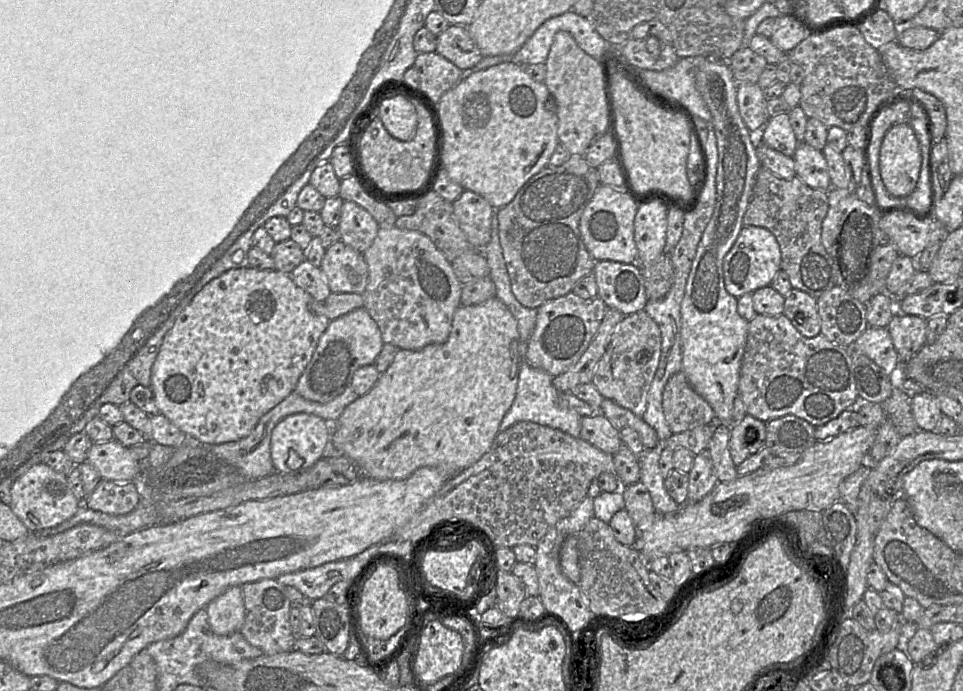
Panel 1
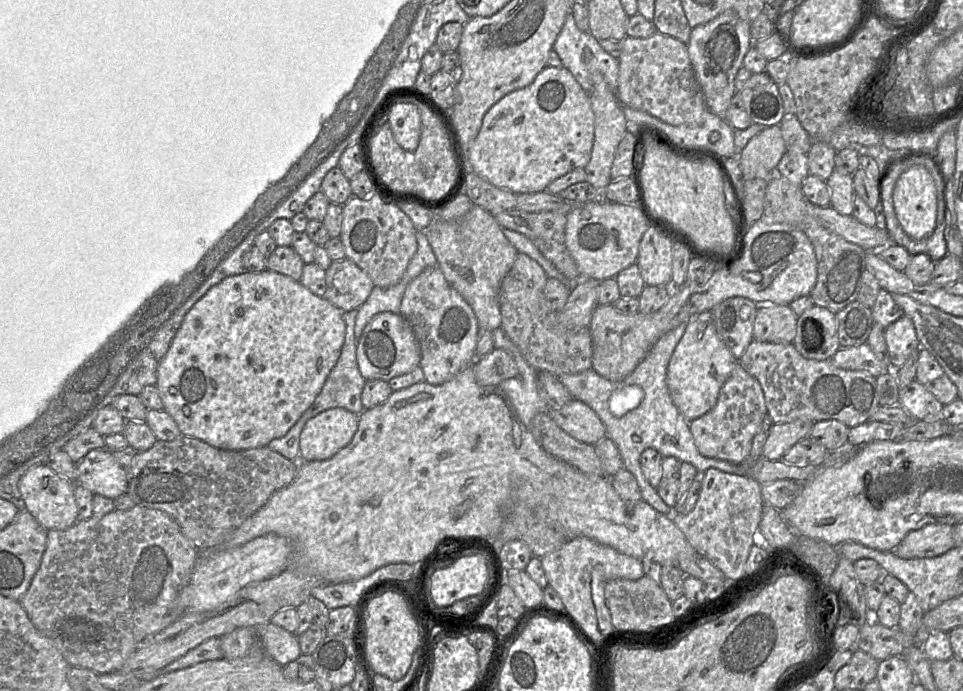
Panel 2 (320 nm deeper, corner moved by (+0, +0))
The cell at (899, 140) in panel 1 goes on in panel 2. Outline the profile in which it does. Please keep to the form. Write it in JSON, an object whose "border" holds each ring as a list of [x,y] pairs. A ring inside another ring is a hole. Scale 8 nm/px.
{"border":[[[913,165],[903,172],[893,189],[893,205],[902,230],[916,240],[926,239],[936,227],[937,199],[936,185],[931,174],[922,165]]]}

